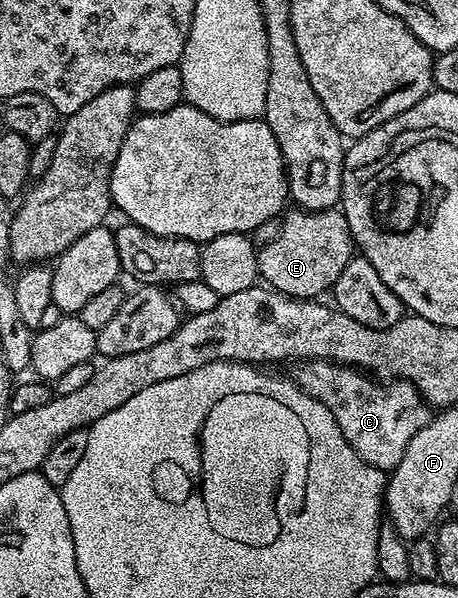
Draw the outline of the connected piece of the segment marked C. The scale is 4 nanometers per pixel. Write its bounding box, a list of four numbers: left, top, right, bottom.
[293,358,433,472]

